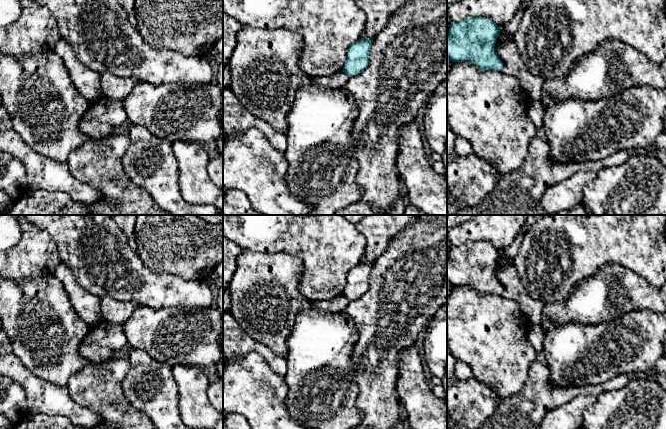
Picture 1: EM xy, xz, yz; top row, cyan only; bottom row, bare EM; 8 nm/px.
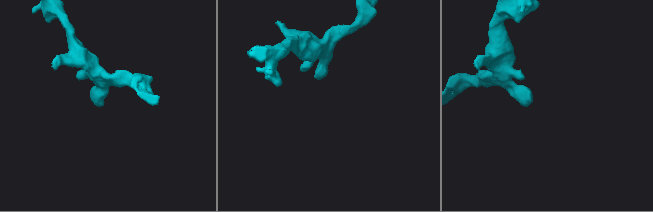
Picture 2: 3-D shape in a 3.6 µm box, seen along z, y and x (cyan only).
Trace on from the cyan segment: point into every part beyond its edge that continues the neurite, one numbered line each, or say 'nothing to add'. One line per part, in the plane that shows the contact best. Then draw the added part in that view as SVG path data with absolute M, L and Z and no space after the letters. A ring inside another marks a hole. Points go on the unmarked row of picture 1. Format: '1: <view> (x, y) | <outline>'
nothing to add

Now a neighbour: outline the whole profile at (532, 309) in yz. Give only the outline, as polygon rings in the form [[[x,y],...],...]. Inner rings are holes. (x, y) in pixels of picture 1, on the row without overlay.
[[[499,256],[496,266],[497,270],[494,271],[494,275],[503,286],[502,296],[516,301],[530,324],[540,324],[544,304],[525,292],[514,264],[505,265]]]

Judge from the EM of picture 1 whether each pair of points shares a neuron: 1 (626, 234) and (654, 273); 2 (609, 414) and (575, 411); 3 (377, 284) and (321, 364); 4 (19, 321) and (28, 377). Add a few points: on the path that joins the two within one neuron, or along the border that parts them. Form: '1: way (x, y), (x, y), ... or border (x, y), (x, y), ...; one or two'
1: way (636, 244), (654, 263); one
2: border (595, 397), (595, 400), (584, 411), (582, 418); two
3: border (343, 312), (358, 332), (355, 343); two
4: border (13, 349), (16, 357), (28, 369), (47, 381); two

